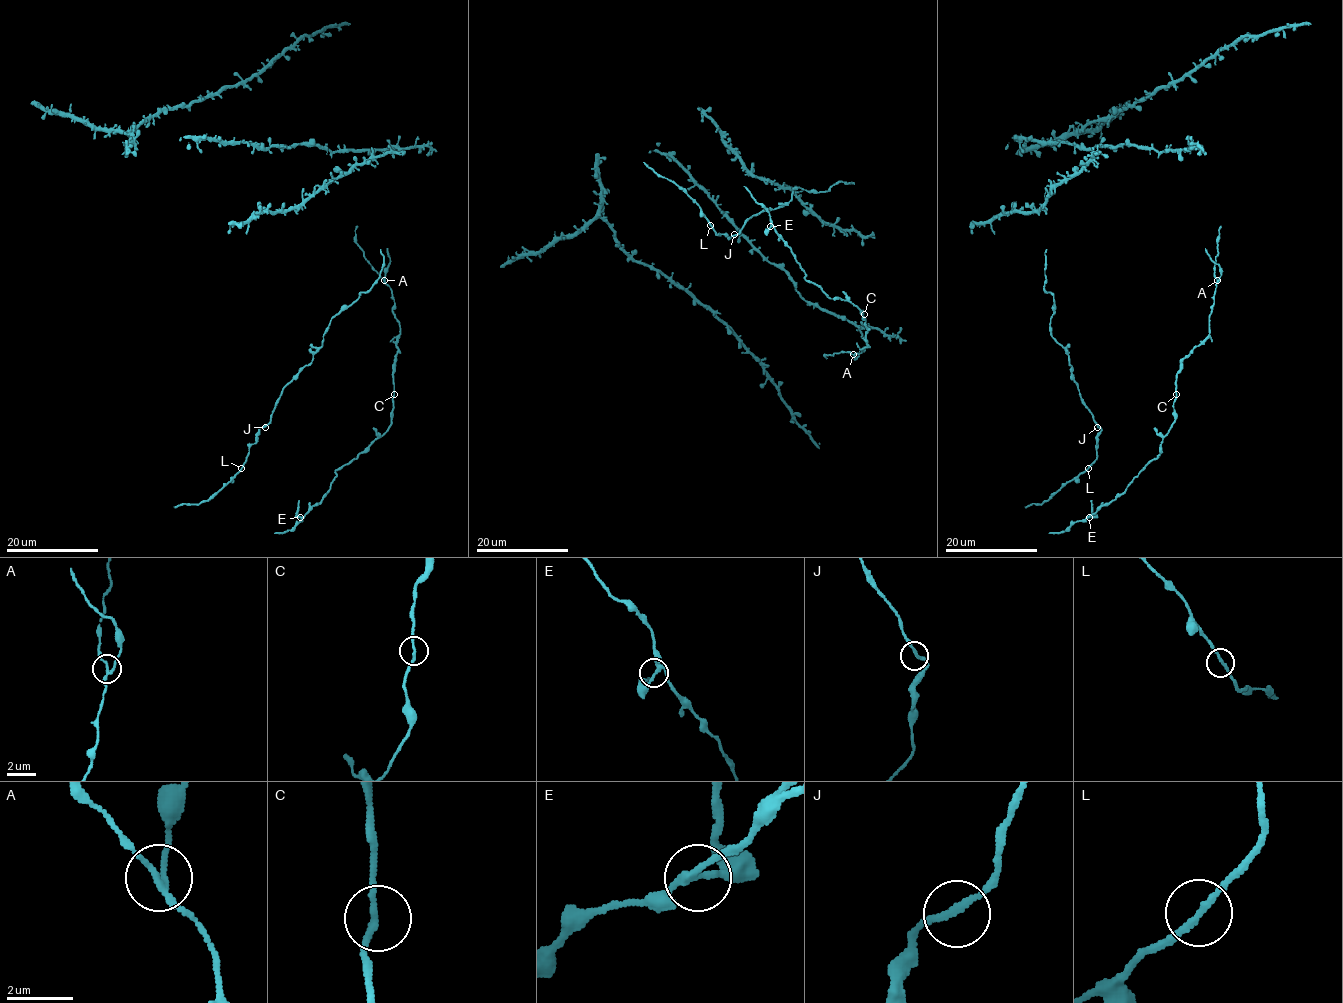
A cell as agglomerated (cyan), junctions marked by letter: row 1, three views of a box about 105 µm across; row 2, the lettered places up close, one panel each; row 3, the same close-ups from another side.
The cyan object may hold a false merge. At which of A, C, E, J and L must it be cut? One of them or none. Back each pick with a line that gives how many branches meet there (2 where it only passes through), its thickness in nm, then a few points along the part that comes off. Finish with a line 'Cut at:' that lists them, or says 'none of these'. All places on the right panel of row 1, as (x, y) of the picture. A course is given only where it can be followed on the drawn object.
A: Branches: 3. Thickness 170 nm. Course of the part to remove: (1216, 280), (1214, 265), (1221, 226)
Cut at: A

